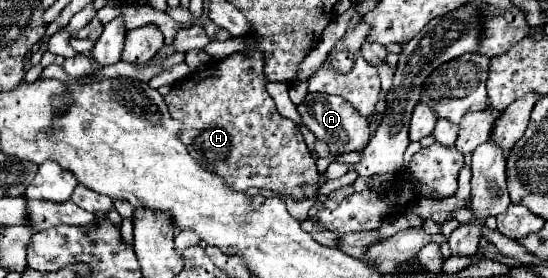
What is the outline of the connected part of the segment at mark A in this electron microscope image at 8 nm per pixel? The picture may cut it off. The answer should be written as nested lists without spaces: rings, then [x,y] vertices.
[[[308,93],[300,105],[296,105],[302,123],[316,135],[318,141],[324,141],[330,147],[332,155],[338,153],[350,153],[350,151],[362,151],[370,141],[370,129],[368,121],[360,117],[360,113],[342,97],[330,97],[320,93]]]

